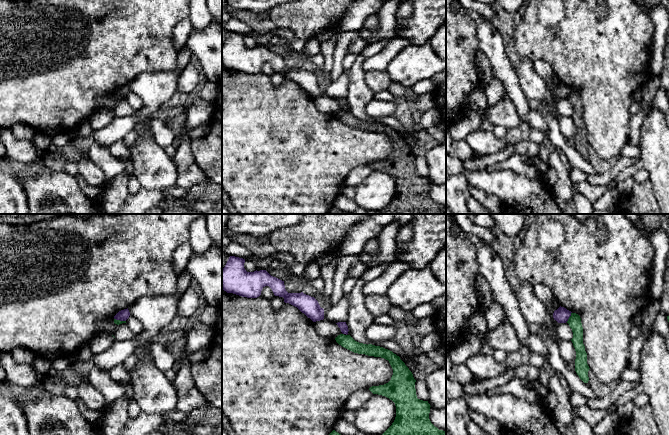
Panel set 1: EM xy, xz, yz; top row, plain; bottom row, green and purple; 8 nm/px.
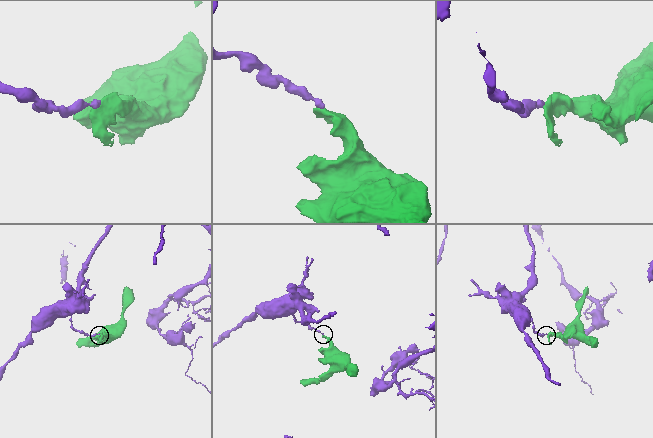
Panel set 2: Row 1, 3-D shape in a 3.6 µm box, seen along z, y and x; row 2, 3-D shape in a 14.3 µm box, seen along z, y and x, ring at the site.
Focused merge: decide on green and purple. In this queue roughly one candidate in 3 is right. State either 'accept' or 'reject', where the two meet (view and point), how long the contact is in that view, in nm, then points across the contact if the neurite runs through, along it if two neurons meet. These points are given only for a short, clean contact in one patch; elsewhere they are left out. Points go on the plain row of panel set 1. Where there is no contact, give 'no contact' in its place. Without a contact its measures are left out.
reject; meets green in yz at (569, 93); contact 90 nm long; border along yz (571, 88), (566, 97)

